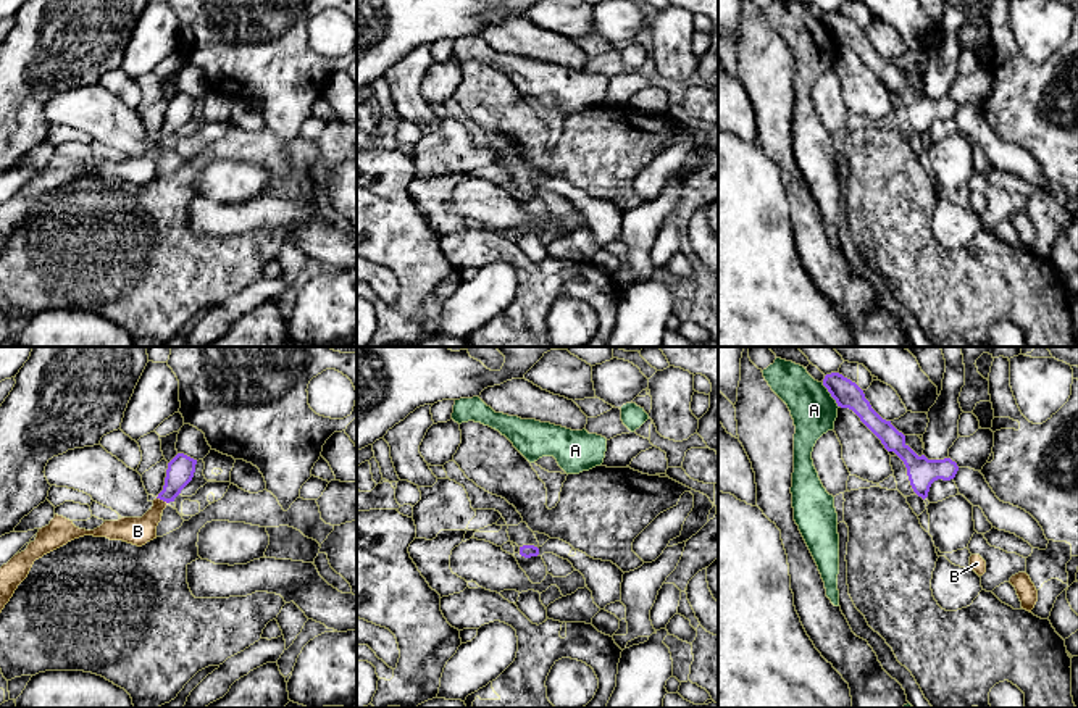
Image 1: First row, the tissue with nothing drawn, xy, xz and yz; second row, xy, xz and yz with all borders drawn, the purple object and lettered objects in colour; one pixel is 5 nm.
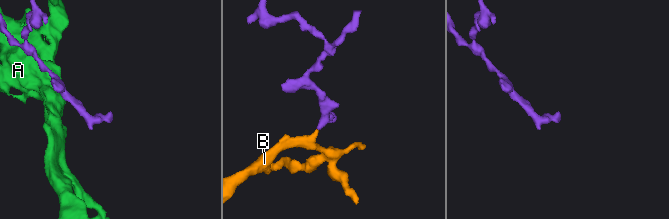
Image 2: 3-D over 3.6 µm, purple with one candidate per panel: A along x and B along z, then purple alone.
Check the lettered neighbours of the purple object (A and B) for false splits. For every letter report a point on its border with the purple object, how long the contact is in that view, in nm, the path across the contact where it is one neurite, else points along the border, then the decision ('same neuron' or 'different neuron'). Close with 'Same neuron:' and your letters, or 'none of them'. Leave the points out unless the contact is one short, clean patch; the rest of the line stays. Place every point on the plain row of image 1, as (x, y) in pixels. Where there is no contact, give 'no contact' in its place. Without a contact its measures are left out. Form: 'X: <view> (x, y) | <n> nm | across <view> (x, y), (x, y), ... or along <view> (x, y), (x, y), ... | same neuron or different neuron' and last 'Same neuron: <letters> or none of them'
A: yz (831, 34) | 150 nm | different neuron
B: xy (162, 137) | 70 nm | across xy (181, 107), (173, 126), (162, 137), (155, 152), (137, 170) | same neuron
Same neuron: B

